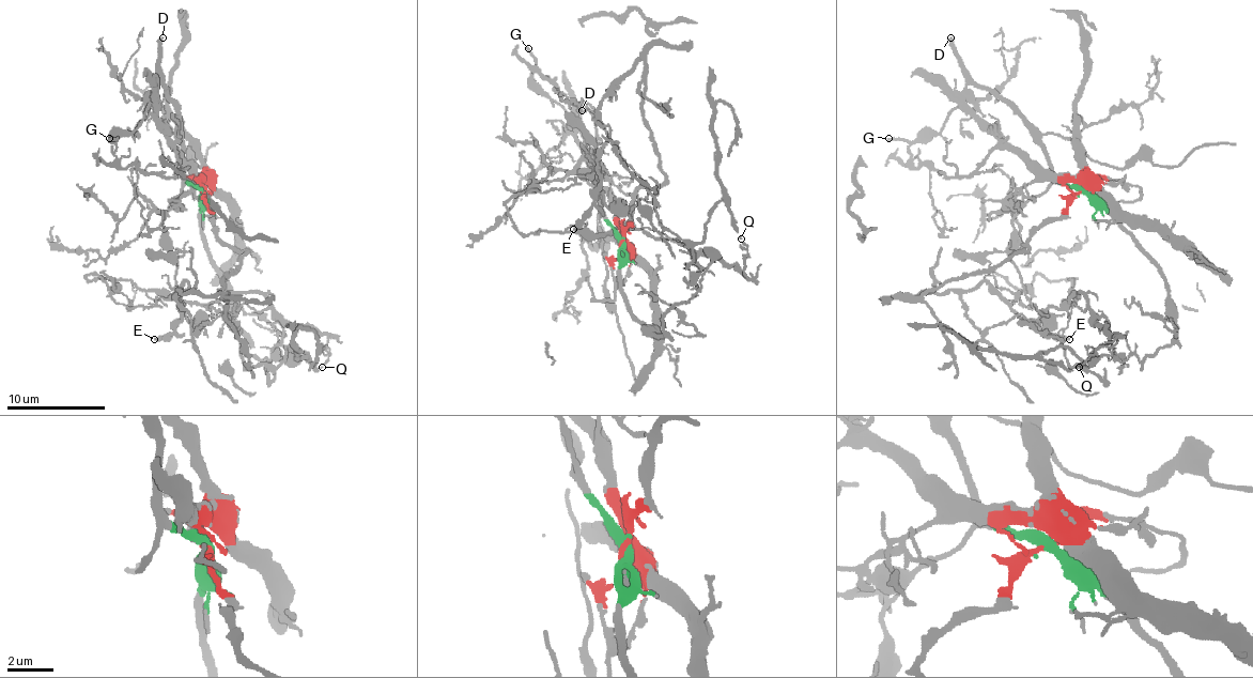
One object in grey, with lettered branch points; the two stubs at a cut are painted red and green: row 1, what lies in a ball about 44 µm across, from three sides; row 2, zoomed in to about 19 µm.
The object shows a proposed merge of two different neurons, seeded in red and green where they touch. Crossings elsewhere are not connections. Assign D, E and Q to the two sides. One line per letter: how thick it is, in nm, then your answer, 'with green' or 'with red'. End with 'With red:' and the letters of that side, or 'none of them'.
D: calibre 360 nm; with green
E: calibre 360 nm; with red
Q: calibre 50 nm; with red
With red: E, Q

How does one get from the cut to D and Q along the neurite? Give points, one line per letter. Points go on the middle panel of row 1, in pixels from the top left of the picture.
D: (623, 243), (601, 213), (599, 173), (586, 158), (582, 109)
Q: (623, 243), (631, 196), (665, 179), (640, 60), (597, 122), (670, 233), (699, 243), (725, 201), (742, 237)

